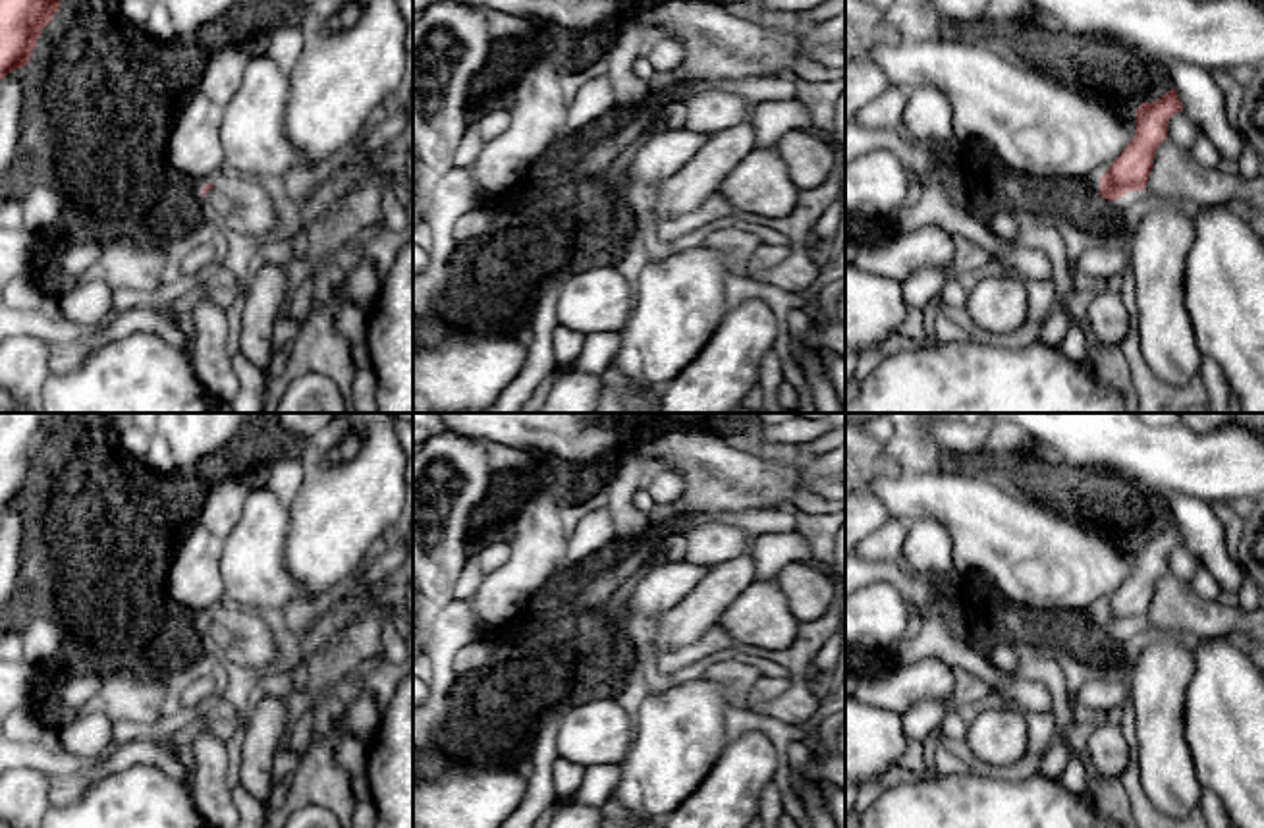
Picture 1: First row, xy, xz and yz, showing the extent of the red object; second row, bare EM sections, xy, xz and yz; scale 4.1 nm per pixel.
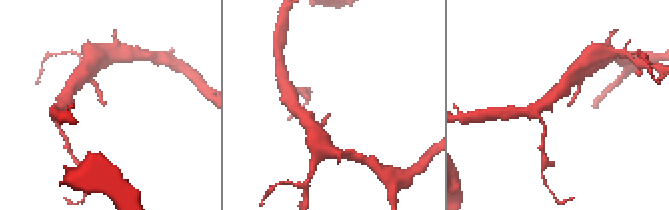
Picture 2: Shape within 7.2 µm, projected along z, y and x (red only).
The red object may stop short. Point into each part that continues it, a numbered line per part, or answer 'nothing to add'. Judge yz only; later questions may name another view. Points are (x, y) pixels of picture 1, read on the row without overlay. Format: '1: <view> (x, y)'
nothing to add

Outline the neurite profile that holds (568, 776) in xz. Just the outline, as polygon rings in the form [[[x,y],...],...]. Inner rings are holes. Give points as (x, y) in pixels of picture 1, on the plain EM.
[[[562,757],[552,764],[552,782],[558,803],[573,801],[585,778],[585,768]]]

